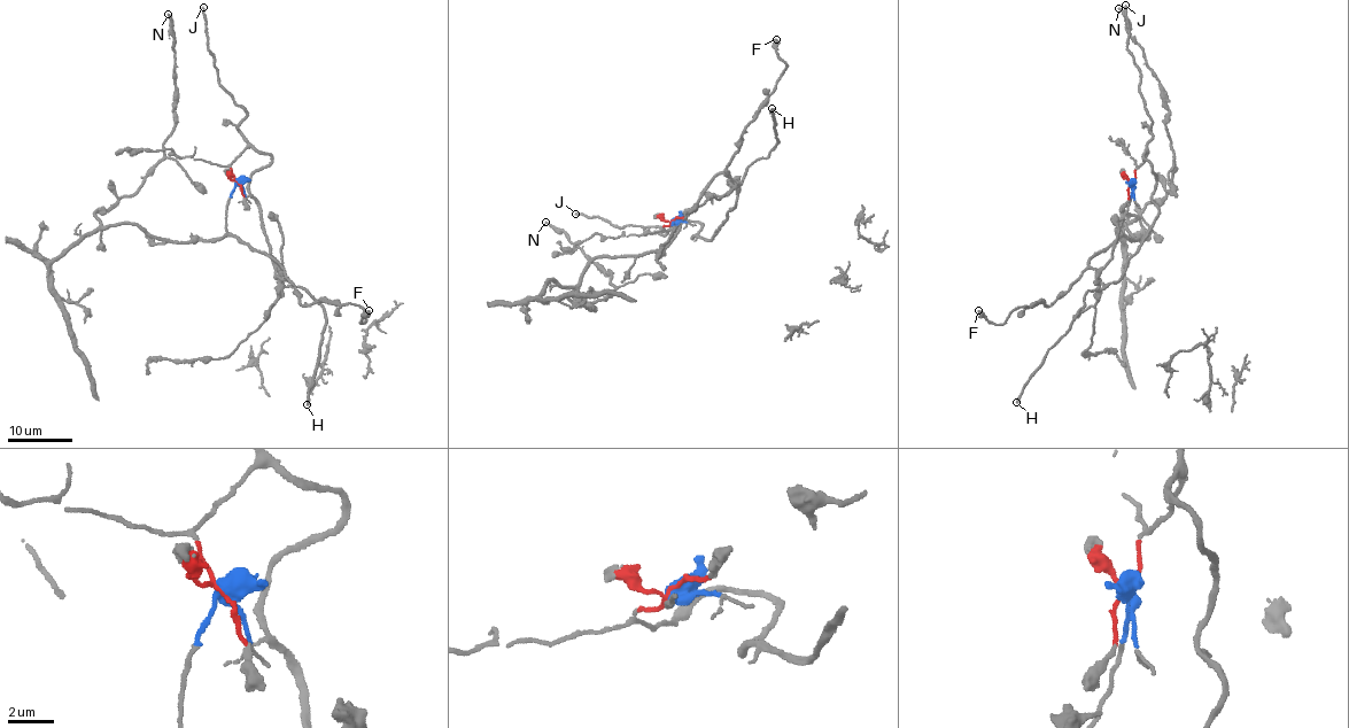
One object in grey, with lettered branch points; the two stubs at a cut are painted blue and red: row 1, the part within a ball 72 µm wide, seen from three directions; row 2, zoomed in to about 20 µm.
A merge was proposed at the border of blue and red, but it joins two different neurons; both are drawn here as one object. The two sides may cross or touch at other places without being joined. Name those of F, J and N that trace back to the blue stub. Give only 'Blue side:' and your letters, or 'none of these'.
Blue side: F, N

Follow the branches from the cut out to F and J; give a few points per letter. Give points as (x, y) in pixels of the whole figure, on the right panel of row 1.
F: (1131, 184), (1129, 206), (1110, 246), (1093, 254), (1049, 306), (1013, 310), (995, 324), (978, 310)
J: (1131, 184), (1153, 134), (1152, 119), (1139, 86), (1140, 68), (1133, 63), (1127, 46), (1126, 5)

